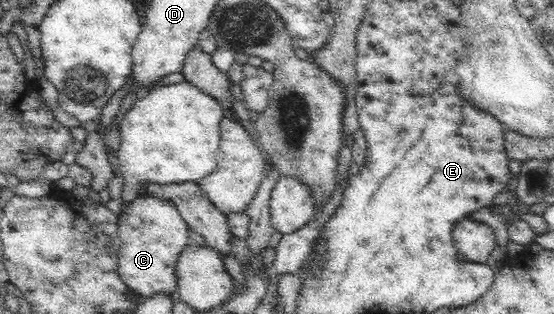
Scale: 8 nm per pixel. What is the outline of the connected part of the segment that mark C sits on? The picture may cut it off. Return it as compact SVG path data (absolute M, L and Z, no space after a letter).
M138 197L135 201L124 204L118 216L119 245L118 269L121 280L129 287L132 295L149 298L154 294L174 293L177 289L175 267L182 250L189 244L189 225L181 216L178 208L170 201L154 197Z

